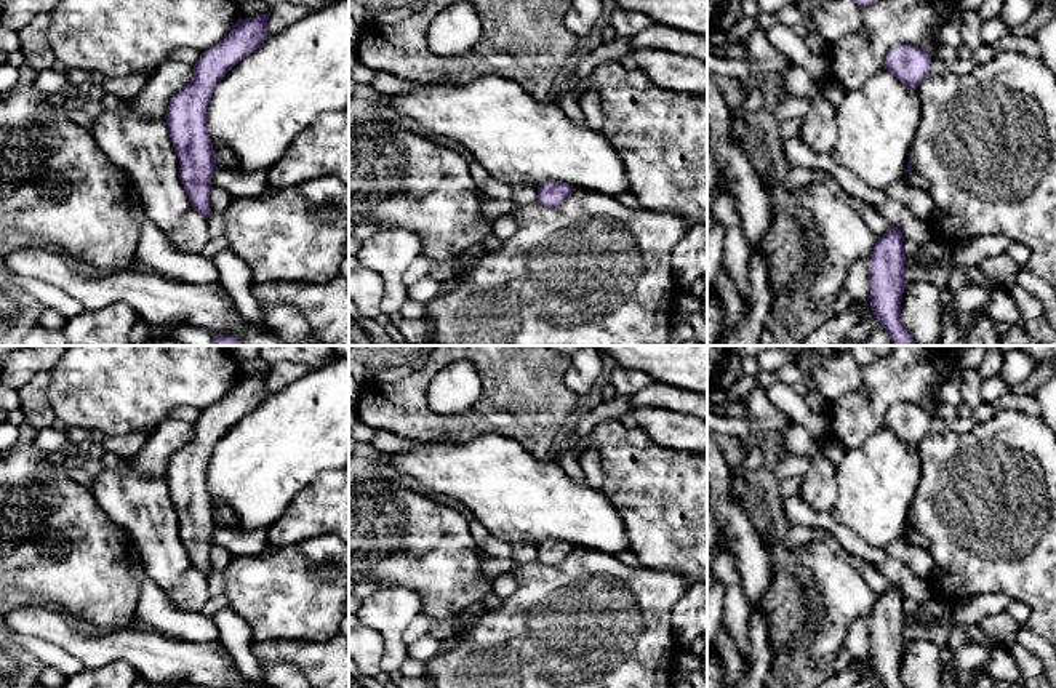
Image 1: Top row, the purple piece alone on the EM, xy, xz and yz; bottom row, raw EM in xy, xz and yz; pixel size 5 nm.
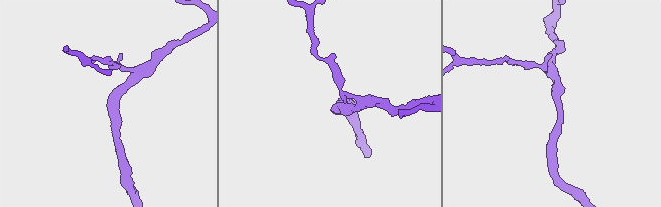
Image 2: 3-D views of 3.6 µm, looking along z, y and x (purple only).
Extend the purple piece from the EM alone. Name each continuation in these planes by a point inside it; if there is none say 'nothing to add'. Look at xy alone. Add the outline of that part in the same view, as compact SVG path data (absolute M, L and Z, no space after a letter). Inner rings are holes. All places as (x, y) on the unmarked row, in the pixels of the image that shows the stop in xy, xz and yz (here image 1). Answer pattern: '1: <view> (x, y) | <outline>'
nothing to add

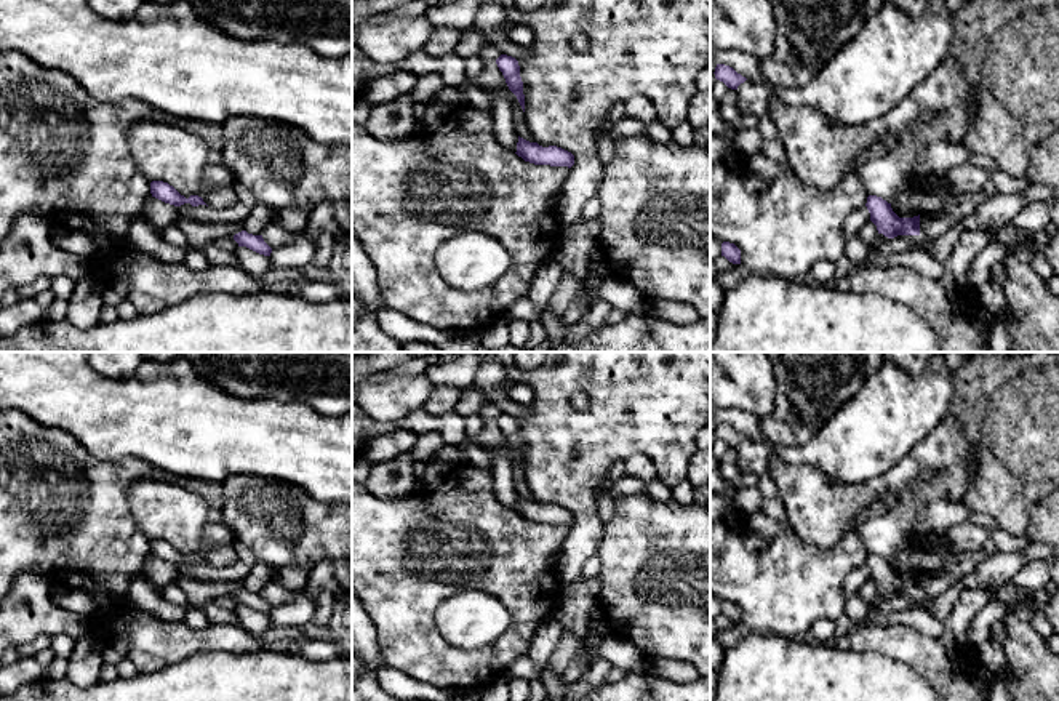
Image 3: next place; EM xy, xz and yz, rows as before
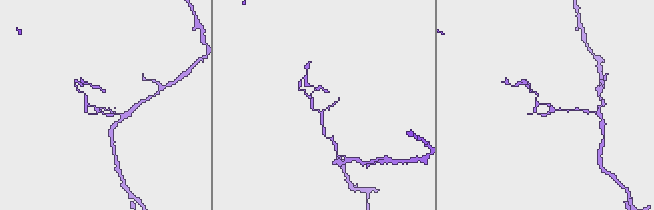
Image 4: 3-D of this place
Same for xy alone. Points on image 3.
nothing to add

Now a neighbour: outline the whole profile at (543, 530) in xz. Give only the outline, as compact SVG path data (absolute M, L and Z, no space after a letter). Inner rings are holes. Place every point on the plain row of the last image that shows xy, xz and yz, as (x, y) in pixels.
M469 461L453 464L442 482L408 498L381 499L363 483L352 482L352 592L376 627L382 666L440 690L482 690L502 675L512 663L528 655L537 626L557 613L561 592L557 565L569 528L525 520L498 499L493 472ZM462 591L491 594L509 611L504 634L482 650L464 651L450 645L435 623L440 603Z

